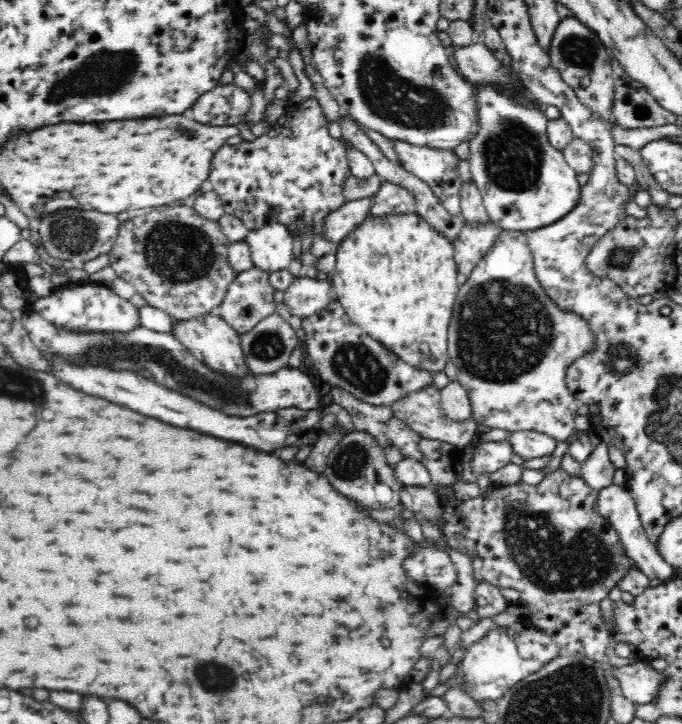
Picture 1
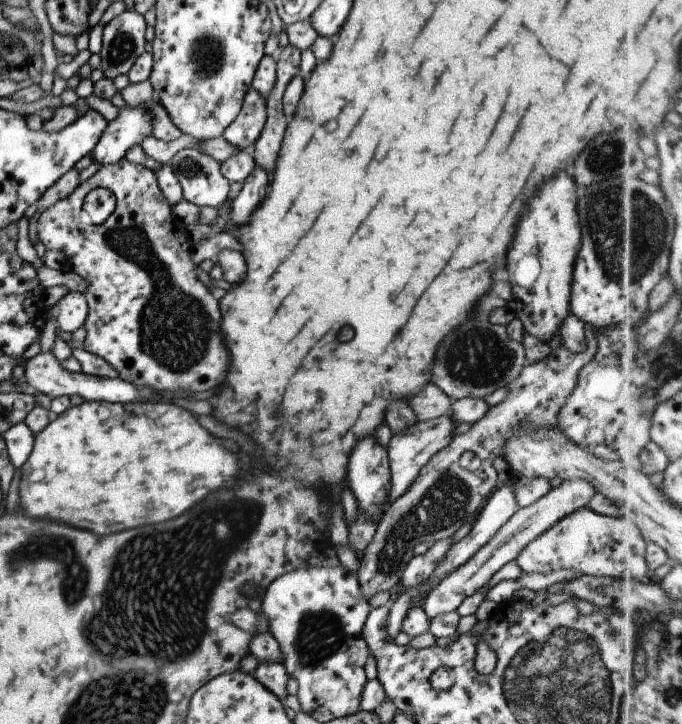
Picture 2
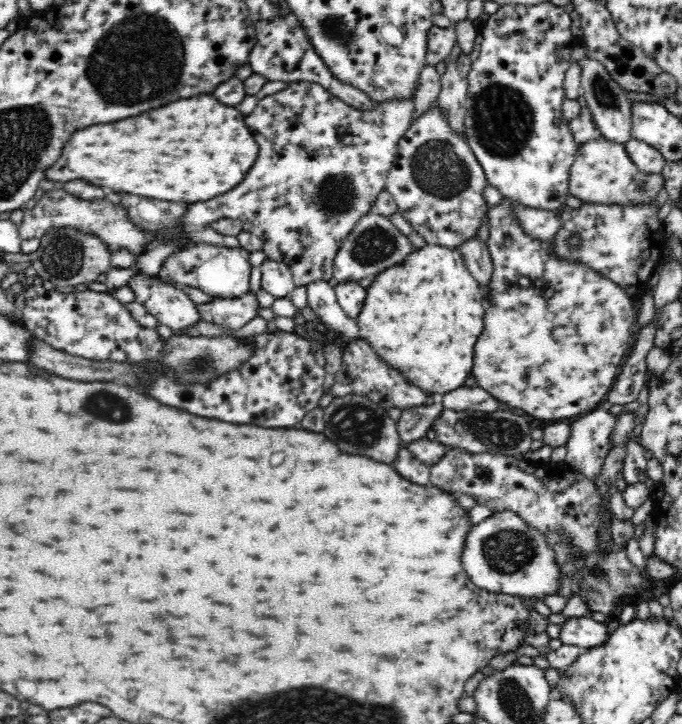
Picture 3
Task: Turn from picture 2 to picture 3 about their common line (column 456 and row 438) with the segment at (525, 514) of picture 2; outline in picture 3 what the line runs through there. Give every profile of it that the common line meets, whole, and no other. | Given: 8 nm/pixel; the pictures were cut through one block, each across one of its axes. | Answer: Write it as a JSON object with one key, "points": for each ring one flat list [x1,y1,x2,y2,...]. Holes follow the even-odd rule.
{"points":[[600,406,570,420,571,429,565,444,567,453,564,462,593,483,602,470,602,462,608,456,609,438,616,420,616,415]]}

